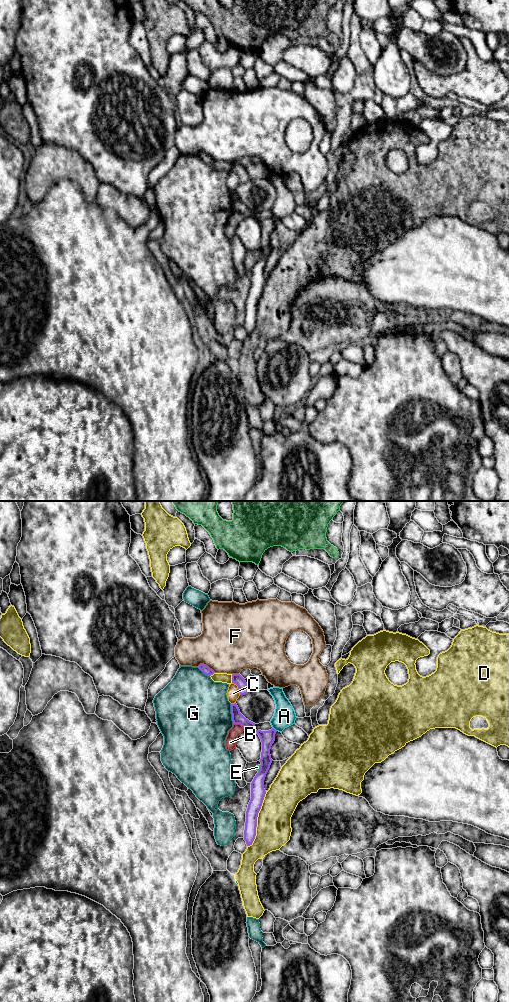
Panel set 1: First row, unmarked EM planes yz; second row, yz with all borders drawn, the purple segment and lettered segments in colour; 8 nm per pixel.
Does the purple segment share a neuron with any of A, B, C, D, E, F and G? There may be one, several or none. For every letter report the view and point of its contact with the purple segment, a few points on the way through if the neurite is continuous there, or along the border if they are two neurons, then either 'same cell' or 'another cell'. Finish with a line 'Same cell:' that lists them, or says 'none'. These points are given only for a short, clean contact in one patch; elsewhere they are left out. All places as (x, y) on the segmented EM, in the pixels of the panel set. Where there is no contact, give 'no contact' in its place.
A: meets purple in yz at (274, 729); another cell
B: meets purple in yz at (239, 723); border along yz (233, 723), (239, 723), (245, 729); another cell
C: meets purple in yz at (238, 688); another cell
D: meets purple in yz at (256, 819); another cell
E: meets purple in yz at (260, 768); another cell
F: meets purple in yz at (205, 665); another cell
G: meets purple in yz at (231, 713); another cell
Same cell: none

